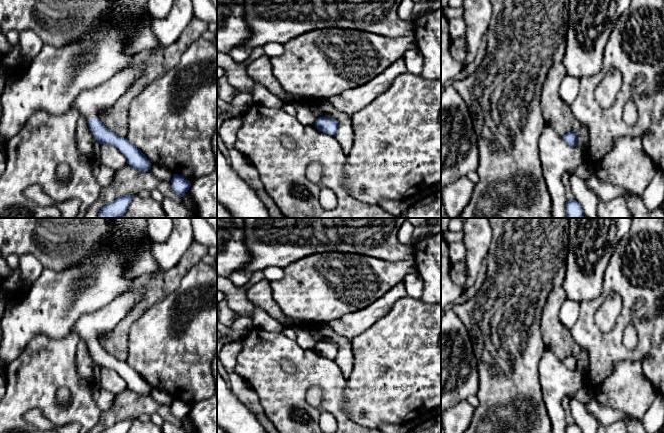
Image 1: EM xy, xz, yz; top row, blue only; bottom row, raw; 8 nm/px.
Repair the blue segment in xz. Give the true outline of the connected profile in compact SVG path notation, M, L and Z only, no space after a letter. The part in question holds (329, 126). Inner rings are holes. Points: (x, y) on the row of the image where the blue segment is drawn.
M319 117L315 123L315 127L326 134L336 136L339 124L336 120L327 117Z

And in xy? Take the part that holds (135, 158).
M128 66L96 88L80 93L71 107L87 120L94 138L100 144L115 146L127 159L127 164L140 172L149 171L151 163L147 157L126 138L117 136L105 127L98 118L101 107L112 106L140 77L140 69Z

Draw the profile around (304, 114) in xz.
M299 106L296 112L296 118L302 125L315 126L317 119L319 118L314 112L310 109L309 106Z

